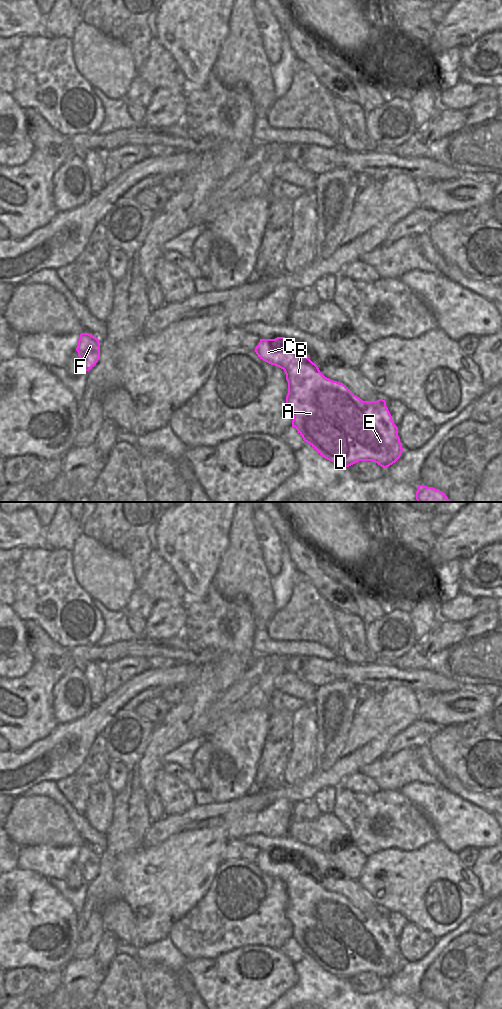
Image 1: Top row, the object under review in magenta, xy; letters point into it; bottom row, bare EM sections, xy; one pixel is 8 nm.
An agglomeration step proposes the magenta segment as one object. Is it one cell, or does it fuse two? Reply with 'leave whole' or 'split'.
leave whole

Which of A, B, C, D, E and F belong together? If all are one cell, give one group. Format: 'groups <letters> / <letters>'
groups A B C D E F

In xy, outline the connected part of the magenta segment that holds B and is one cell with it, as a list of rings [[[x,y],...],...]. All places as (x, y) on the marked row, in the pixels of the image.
[[[285,337],[260,339],[254,351],[263,361],[284,370],[288,382],[286,404],[292,412],[292,427],[322,457],[343,467],[359,461],[373,461],[385,469],[400,458],[404,450],[385,400],[363,401],[343,383],[325,377],[318,366],[302,351],[289,345]]]

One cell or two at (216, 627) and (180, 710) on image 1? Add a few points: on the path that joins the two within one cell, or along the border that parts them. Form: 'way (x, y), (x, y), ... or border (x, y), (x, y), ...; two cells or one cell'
way (216, 648), (216, 675), (201, 690); one cell

